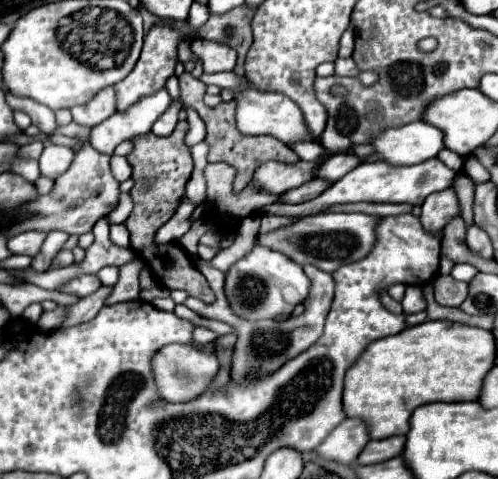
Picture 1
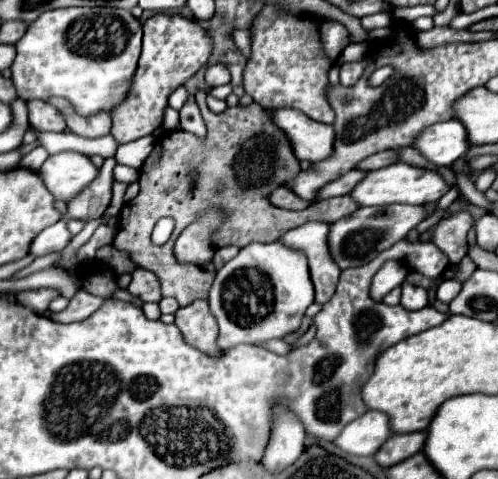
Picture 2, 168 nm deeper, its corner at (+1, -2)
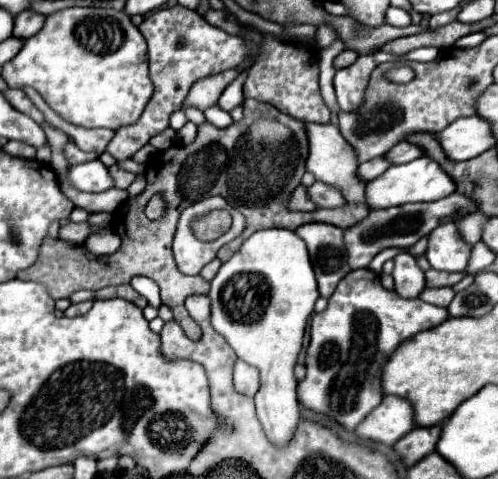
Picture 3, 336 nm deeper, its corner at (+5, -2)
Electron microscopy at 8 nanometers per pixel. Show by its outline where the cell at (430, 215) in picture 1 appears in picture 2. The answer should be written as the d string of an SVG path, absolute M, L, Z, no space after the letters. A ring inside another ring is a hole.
M467 211L443 219L433 227L433 243L449 257L451 265L459 263L467 255L467 233L471 227L473 217Z

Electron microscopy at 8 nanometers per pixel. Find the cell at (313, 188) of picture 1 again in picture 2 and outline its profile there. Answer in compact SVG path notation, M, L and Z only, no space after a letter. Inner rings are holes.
M353 169L349 173L345 173L341 179L325 185L321 191L319 191L319 199L329 199L329 197L337 197L337 195L347 195L353 191L353 187L367 175L367 171L359 171L359 169Z

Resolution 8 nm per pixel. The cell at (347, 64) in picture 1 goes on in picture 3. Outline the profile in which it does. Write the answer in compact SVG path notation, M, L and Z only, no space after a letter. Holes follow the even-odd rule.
M377 51L371 55L359 55L357 61L349 67L343 67L335 73L335 93L337 103L343 111L353 111L363 101L363 91L367 87L369 75L373 67L385 61L393 61L395 55L389 55L385 51Z

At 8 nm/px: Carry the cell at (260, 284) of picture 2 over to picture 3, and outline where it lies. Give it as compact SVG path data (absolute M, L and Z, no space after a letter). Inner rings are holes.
M261 229L253 233L241 245L241 249L227 263L221 265L219 273L211 281L211 289L207 295L211 299L213 329L225 337L237 357L261 371L261 389L255 395L257 419L261 421L267 439L277 447L285 447L299 425L299 403L295 395L297 379L293 375L293 367L301 351L307 319L313 313L315 301L319 299L315 273L305 243L289 229Z

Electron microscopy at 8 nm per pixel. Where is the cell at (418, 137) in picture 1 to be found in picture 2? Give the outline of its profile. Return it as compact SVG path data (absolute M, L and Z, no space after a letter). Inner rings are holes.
M459 119L435 123L427 127L413 145L421 155L425 155L435 165L453 165L459 157L469 151L469 139L465 125Z

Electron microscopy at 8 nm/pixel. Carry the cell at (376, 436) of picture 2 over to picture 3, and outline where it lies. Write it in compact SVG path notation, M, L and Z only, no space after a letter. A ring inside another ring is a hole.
M387 395L381 405L363 419L363 423L355 429L355 435L361 441L393 445L413 427L413 409L409 407L409 401Z

